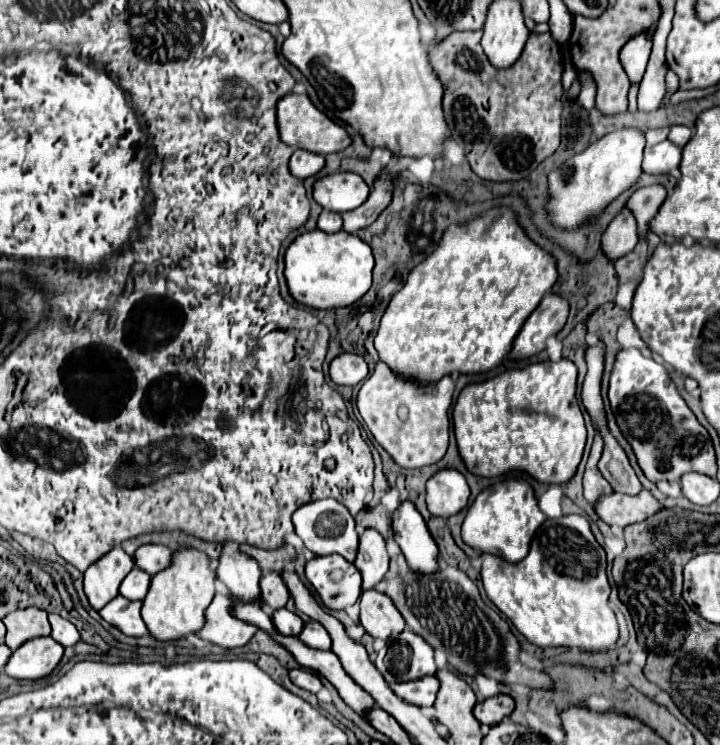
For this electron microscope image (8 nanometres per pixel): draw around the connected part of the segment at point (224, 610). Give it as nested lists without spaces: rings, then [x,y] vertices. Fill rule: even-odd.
[[[215,594],[211,606],[207,608],[207,622],[197,636],[223,648],[245,646],[257,628],[231,616],[231,606],[233,600],[227,594]]]

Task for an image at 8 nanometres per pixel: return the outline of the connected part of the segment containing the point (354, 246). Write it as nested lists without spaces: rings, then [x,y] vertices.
[[[319,228],[305,232],[285,252],[285,278],[291,296],[299,304],[317,310],[341,308],[359,300],[371,288],[373,266],[371,248],[359,236],[345,230],[337,234],[327,234]]]

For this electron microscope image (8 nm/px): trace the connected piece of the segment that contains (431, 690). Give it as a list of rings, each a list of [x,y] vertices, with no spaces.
[[[423,676],[419,680],[391,684],[391,690],[409,704],[433,706],[439,690],[439,680],[437,676]]]

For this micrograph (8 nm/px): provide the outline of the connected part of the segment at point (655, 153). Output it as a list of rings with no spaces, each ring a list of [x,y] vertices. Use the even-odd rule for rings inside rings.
[[[665,140],[665,142],[661,142],[661,144],[653,146],[653,148],[645,148],[643,172],[653,174],[653,176],[657,176],[657,174],[669,174],[673,168],[679,166],[679,160],[681,160],[681,148],[677,148],[669,140]],[[657,148],[661,148],[661,150],[657,150]]]

